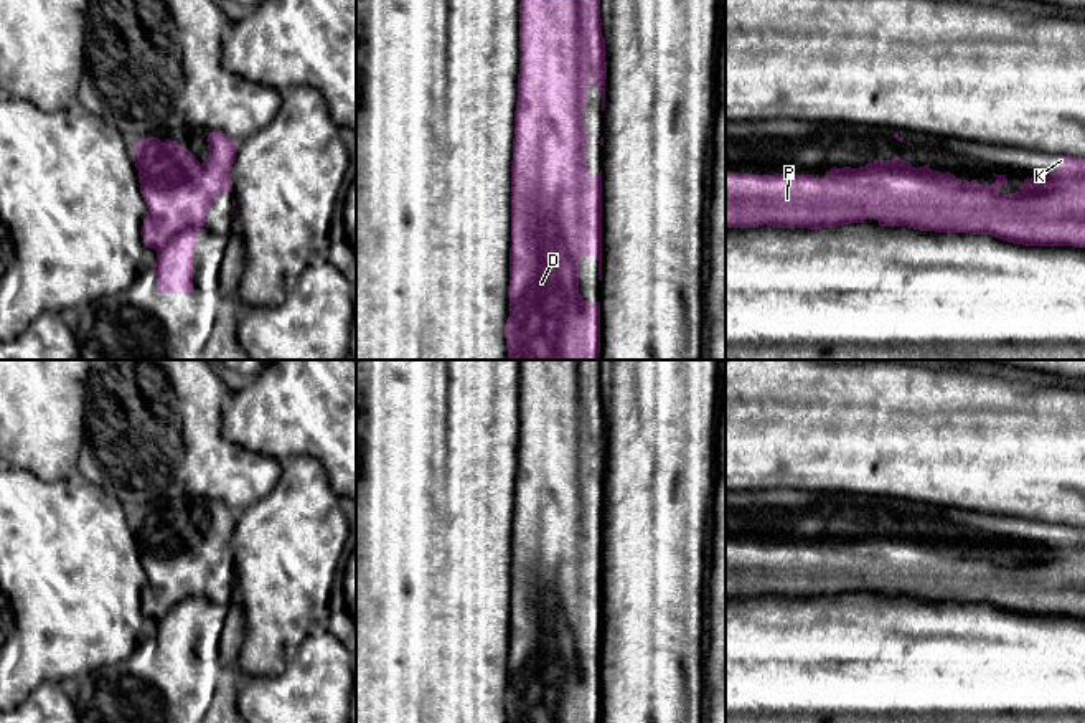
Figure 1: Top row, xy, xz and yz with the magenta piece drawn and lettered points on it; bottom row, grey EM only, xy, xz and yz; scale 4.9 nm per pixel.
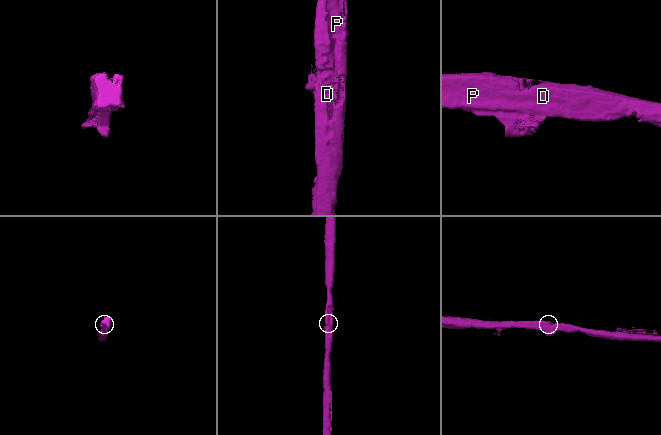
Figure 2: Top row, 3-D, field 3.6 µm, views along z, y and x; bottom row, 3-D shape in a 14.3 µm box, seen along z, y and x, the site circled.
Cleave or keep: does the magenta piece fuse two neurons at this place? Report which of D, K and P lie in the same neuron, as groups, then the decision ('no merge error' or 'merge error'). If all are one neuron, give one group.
D K P | no merge error

